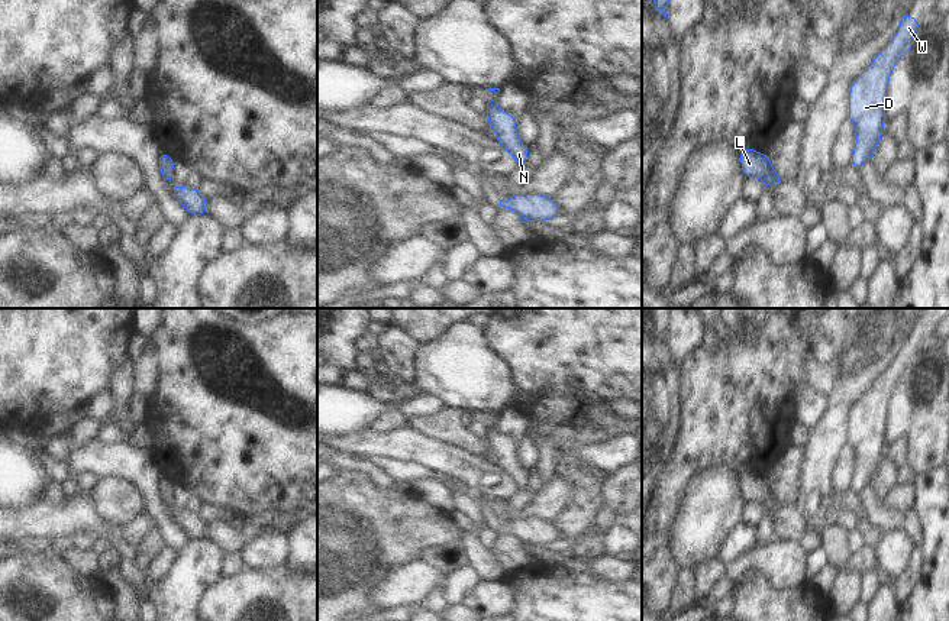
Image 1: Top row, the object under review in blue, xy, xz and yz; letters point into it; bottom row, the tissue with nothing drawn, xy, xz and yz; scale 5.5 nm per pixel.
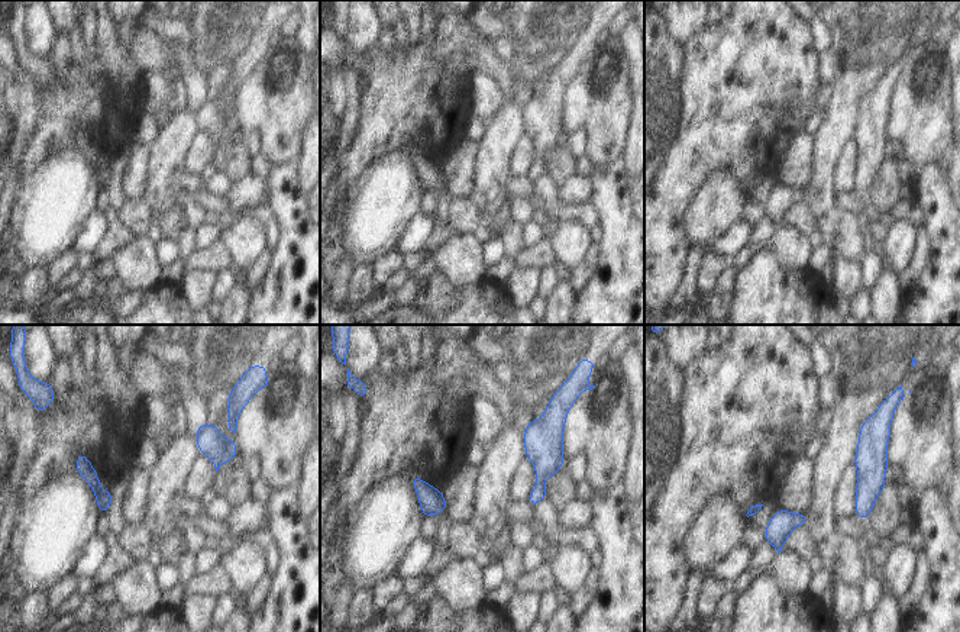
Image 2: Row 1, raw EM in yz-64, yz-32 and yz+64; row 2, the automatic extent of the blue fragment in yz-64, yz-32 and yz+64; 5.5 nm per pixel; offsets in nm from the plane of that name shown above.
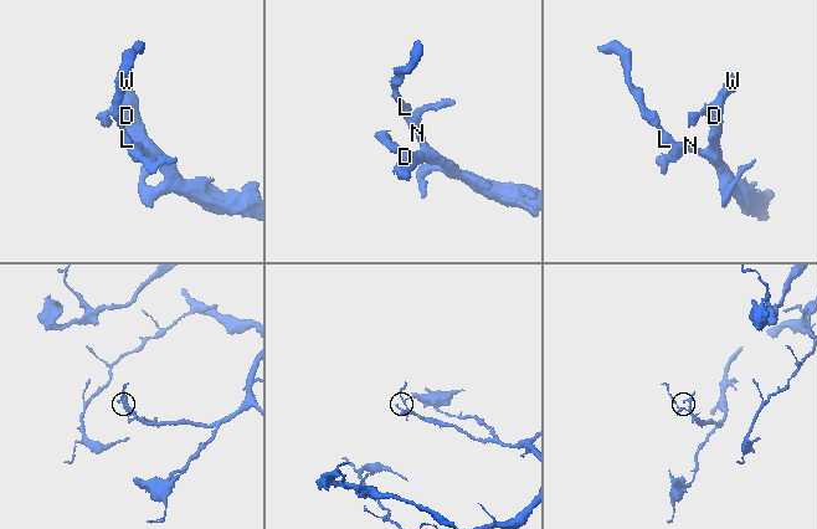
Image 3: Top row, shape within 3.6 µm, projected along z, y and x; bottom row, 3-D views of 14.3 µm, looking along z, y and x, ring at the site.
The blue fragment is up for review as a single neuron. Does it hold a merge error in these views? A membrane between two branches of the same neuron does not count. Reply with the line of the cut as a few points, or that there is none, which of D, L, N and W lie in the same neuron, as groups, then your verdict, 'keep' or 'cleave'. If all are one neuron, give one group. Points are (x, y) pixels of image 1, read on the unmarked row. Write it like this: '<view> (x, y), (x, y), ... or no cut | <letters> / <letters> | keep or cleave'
no cut | D L N W | keep

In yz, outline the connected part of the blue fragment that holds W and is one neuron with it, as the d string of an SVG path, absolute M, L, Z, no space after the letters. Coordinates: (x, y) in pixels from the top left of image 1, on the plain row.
M904 337L898 343L898 358L884 371L862 400L852 407L849 414L848 444L856 456L850 489L858 495L872 483L872 478L884 459L885 427L892 392L904 378L916 373L907 365L920 360L913 358L916 353L921 353L920 345Z

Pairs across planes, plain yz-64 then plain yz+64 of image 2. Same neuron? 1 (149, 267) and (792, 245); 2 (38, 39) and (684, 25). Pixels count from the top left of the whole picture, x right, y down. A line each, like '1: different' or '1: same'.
1: same
2: same

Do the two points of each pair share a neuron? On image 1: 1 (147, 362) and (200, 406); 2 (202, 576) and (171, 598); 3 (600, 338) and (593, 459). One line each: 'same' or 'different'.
1: different
2: same
3: different

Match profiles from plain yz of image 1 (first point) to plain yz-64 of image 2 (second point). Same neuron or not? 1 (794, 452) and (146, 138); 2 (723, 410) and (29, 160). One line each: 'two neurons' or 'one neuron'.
1: two neurons
2: one neuron

